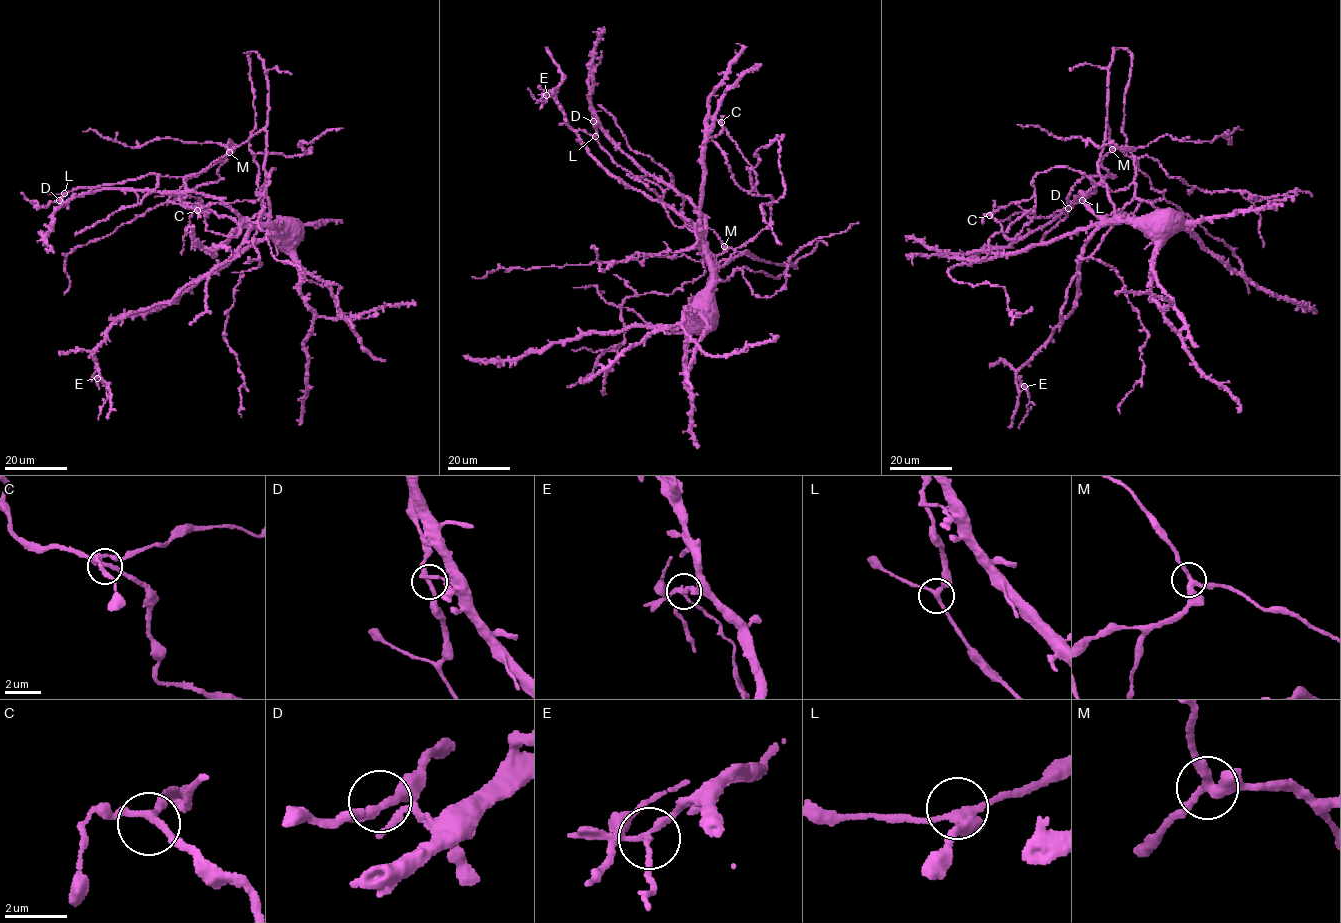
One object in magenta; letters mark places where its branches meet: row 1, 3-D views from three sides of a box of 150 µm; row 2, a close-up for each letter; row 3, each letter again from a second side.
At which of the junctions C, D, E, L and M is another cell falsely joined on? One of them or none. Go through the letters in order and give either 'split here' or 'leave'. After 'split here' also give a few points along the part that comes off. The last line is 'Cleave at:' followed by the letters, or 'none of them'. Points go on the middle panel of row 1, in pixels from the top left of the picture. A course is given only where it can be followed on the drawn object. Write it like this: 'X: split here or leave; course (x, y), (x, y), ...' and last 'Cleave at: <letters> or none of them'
C: leave
D: leave
E: split here; course (546, 95), (546, 102), (542, 103), (527, 89)
L: leave
M: leave
Cleave at: E

